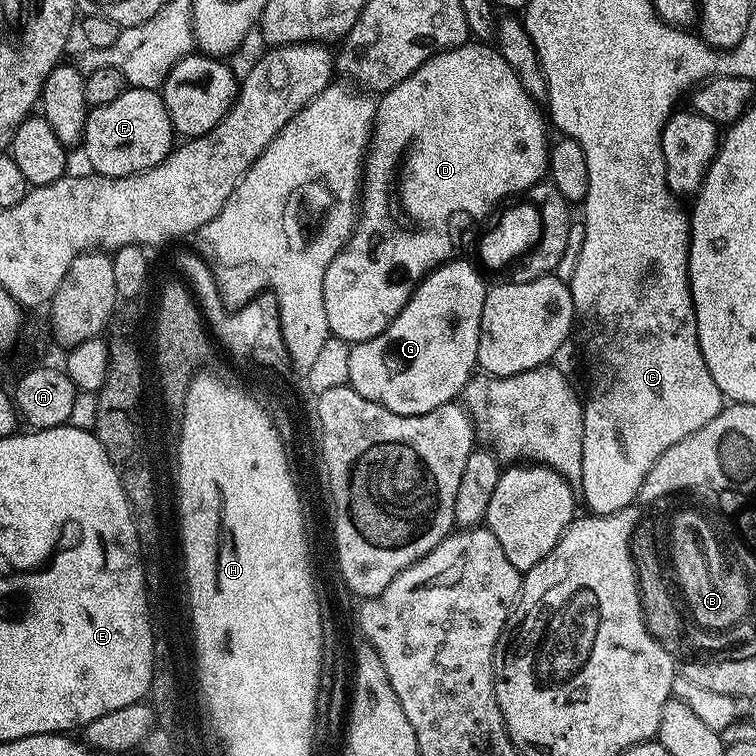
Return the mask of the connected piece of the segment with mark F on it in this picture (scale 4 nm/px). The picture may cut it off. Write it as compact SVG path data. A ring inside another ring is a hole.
M125 87L123 96L88 113L82 149L97 176L137 176L163 162L173 147L170 114L165 112L163 95L157 89Z

